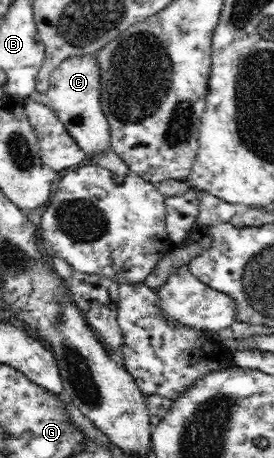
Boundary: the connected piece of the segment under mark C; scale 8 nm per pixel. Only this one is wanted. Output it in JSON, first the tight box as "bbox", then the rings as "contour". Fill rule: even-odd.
{"bbox":[45,54,110,159],"contour":[[[96,54],[71,56],[64,60],[52,71],[45,94],[48,104],[88,159],[96,154],[101,156],[110,150],[110,129],[100,104],[100,67]]]}

